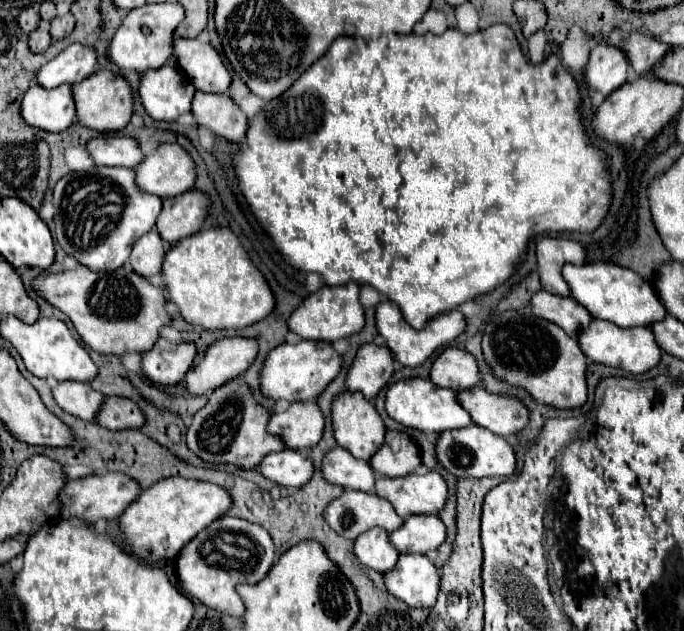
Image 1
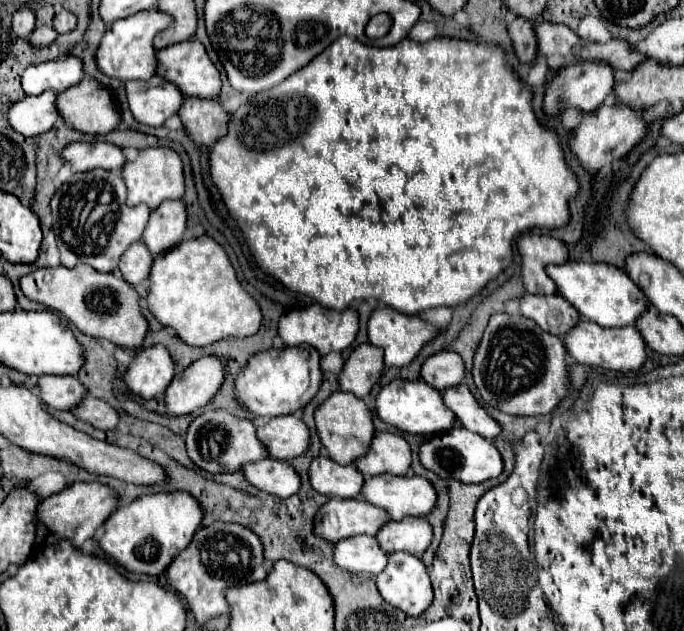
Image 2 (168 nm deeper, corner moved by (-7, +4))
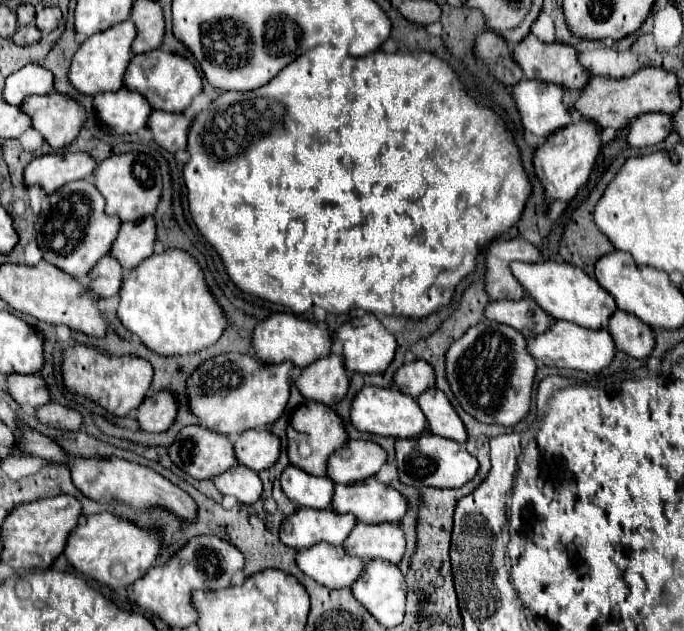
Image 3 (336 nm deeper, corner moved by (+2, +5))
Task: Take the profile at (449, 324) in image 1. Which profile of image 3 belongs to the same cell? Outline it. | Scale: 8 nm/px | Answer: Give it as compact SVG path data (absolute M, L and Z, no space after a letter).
M364 313L362 317L350 319L338 329L338 333L334 333L334 337L338 337L344 345L342 357L350 373L382 373L396 355L396 337L372 313Z

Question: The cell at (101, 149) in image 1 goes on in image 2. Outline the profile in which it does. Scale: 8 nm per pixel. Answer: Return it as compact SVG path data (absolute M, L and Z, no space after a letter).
M75 142L69 144L61 158L71 166L73 172L89 172L95 168L119 172L125 164L125 156L121 148L107 142Z

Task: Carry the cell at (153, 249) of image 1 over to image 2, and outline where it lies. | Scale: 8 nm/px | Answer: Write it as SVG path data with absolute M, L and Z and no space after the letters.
M135 242L121 256L119 270L121 270L123 278L125 278L125 282L129 282L131 286L137 286L145 278L149 278L149 264L151 262L153 262L153 258L151 258L149 250L145 248L145 244L143 242Z

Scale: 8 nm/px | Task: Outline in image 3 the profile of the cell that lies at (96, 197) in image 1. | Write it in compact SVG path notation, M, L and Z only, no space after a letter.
M90 179L72 181L58 191L48 193L42 201L42 211L36 221L36 241L44 251L44 261L84 281L96 261L108 255L122 225L120 217L108 215L104 207L106 201Z

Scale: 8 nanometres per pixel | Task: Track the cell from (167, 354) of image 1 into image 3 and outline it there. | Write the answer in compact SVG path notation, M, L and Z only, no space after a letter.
M76 345L70 347L64 353L64 383L70 391L76 391L80 395L86 395L88 399L96 401L98 405L106 407L110 413L124 417L132 409L140 407L154 377L154 367L150 361L136 357L136 355L122 355L122 357L110 357L102 355L90 347Z

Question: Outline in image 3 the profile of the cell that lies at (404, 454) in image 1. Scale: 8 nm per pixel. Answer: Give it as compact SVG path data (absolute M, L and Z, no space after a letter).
M348 441L342 449L334 451L328 459L328 477L334 483L348 483L348 481L364 481L380 471L386 463L388 453L374 441Z

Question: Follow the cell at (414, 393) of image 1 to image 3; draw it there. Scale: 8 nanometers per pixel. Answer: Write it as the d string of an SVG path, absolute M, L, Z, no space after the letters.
M366 385L356 395L350 417L352 417L354 427L358 427L360 431L368 431L368 433L376 433L376 435L390 435L396 439L412 439L412 437L420 435L422 431L426 431L426 427L428 427L428 421L426 421L424 413L420 411L418 401L410 395L404 395L402 391L398 391L394 387Z

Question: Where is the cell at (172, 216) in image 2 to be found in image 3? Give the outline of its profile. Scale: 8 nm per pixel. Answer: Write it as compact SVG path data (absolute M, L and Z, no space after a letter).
M146 217L144 221L122 223L120 233L110 249L124 269L134 269L144 257L154 253L156 243L156 223L154 217Z

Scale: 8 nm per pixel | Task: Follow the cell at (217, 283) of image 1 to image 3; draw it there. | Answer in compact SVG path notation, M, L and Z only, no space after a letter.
M166 249L144 259L124 275L118 317L124 327L158 355L188 355L214 345L232 325L228 313L206 285L198 261L182 249Z

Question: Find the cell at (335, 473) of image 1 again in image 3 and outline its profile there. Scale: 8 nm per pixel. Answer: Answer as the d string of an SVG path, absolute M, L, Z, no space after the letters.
M288 465L282 473L282 491L286 497L290 497L294 503L302 507L312 509L326 509L332 503L334 497L334 483L330 477L314 477L296 465Z

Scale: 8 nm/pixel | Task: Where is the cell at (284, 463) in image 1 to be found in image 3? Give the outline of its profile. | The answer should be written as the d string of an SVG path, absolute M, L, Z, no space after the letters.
M234 465L226 473L214 477L214 483L222 495L234 495L242 503L256 503L262 495L262 479L256 471Z

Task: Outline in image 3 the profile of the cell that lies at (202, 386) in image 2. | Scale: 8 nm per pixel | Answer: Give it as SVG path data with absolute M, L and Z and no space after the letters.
M168 389L150 391L138 409L138 423L144 431L162 433L172 427L178 415L178 397Z

